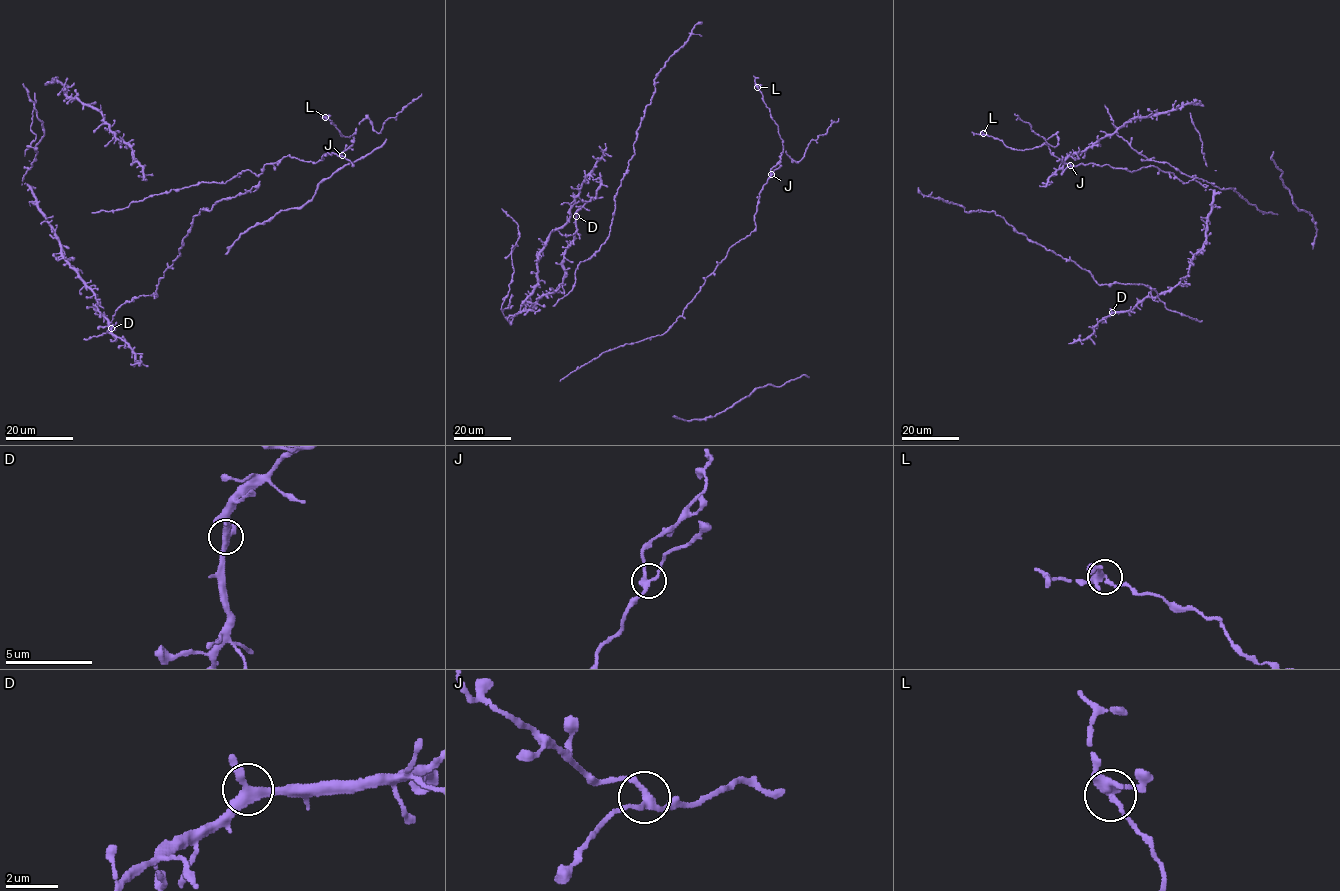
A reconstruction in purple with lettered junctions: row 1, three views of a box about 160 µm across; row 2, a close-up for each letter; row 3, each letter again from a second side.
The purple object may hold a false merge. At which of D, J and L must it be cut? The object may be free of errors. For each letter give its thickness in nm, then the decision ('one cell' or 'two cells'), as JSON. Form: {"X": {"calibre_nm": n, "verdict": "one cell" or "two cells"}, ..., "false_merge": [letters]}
{"D": {"calibre_nm": 340, "verdict": "one cell"}, "J": {"calibre_nm": 240, "verdict": "one cell"}, "L": {"calibre_nm": 320, "verdict": "one cell"}, "false_merge": []}

